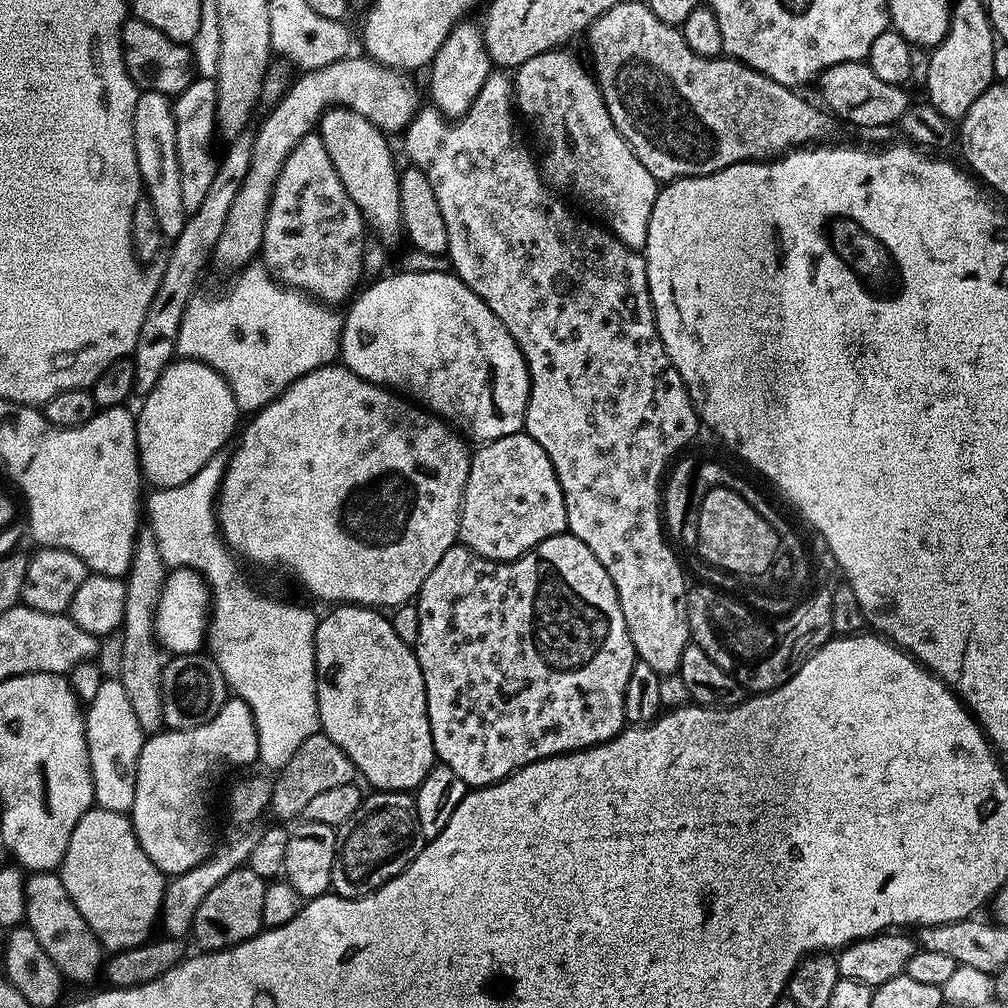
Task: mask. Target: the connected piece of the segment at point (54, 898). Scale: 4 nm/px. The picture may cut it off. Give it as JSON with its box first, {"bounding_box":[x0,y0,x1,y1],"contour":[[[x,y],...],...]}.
{"bounding_box":[24,871,106,984],"contour":[[[55,871],[33,872],[26,879],[26,914],[24,924],[38,937],[42,950],[50,957],[50,962],[58,966],[65,981],[88,984],[95,976],[99,977],[106,953],[100,947],[100,940],[86,926],[86,918],[78,914],[78,906],[66,894],[66,886]]]}

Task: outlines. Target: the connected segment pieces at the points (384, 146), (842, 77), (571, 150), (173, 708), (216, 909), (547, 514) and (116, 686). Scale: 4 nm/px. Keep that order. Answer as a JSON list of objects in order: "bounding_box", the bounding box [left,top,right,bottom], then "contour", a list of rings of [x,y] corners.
[{"bounding_box":[318,106,405,246],"contour":[[[339,106],[328,109],[321,116],[318,135],[330,154],[330,162],[334,162],[334,170],[338,170],[338,178],[342,178],[346,194],[350,194],[354,206],[360,208],[360,215],[364,217],[367,227],[377,232],[373,233],[385,246],[402,240],[405,230],[400,201],[400,172],[392,158],[389,137],[362,118],[362,114]]]},{"bounding_box":[819,60,910,128],"contour":[[[859,60],[830,66],[825,72],[820,73],[819,84],[821,96],[819,99],[823,107],[839,117],[841,121],[849,120],[850,123],[857,124],[860,128],[884,128],[887,124],[895,125],[902,118],[902,114],[906,114],[910,103],[910,97],[904,93],[905,89],[901,85],[882,82],[882,78],[875,76],[874,70],[870,70],[868,63]]]},{"bounding_box":[514,50,658,249],"contour":[[[568,50],[543,52],[514,72],[514,104],[521,117],[529,116],[536,123],[542,139],[548,143],[548,157],[542,160],[542,171],[549,185],[568,184],[568,188],[584,204],[604,215],[603,223],[628,248],[643,249],[648,237],[650,214],[654,210],[658,181],[638,162],[634,150],[618,134],[604,105],[595,75]]]},{"bounding_box":[162,652,230,729],"contour":[[[191,652],[188,656],[173,655],[165,663],[162,678],[162,710],[169,729],[193,728],[210,722],[229,699],[230,689],[211,655]]]},{"bounding_box":[191,866,266,952],"contour":[[[247,866],[234,870],[234,874],[222,878],[222,882],[218,882],[218,886],[206,894],[202,906],[198,906],[198,914],[194,914],[192,923],[191,939],[196,939],[201,949],[220,952],[223,948],[233,948],[254,938],[264,928],[262,898],[266,898],[266,882]]]},{"bounding_box":[459,432,568,562],"contour":[[[515,432],[506,438],[487,441],[483,446],[477,447],[472,456],[472,465],[466,478],[464,499],[460,502],[460,535],[459,543],[472,552],[477,552],[486,560],[503,562],[517,560],[525,556],[532,548],[536,548],[546,538],[559,536],[568,532],[568,519],[566,506],[562,498],[562,486],[554,474],[554,466],[534,442],[527,432]]]},{"bounding_box":[84,678,146,813],"contour":[[[118,678],[105,679],[102,690],[98,690],[96,697],[87,705],[84,729],[88,739],[95,803],[111,812],[131,813],[138,754],[146,733],[142,726],[138,726],[138,714],[134,714],[134,706],[130,706],[130,698],[126,698],[126,690],[122,690],[122,682]]]}]

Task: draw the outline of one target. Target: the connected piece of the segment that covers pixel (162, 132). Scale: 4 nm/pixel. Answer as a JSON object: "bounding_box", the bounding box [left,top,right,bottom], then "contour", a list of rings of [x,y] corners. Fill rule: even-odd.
{"bounding_box":[134,92,186,238],"contour":[[[140,92],[138,102],[134,106],[134,150],[138,158],[140,183],[146,198],[154,206],[154,214],[162,226],[162,234],[166,238],[175,238],[182,234],[182,226],[186,213],[182,206],[182,178],[178,174],[178,130],[174,128],[173,101],[160,92]]]}

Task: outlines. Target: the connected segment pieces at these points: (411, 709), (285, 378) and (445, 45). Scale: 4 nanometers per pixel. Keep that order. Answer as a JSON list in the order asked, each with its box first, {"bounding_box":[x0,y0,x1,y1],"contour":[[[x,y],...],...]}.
[{"bounding_box":[316,605,437,792],"contour":[[[337,605],[332,612],[322,616],[316,625],[316,701],[318,702],[318,718],[320,719],[319,731],[330,738],[354,762],[357,773],[365,776],[373,785],[373,789],[382,792],[412,792],[420,787],[420,783],[426,778],[426,774],[437,763],[434,742],[430,734],[430,718],[426,706],[426,686],[422,678],[420,663],[416,657],[413,645],[402,642],[398,634],[394,634],[392,621],[381,611],[365,605]]]},{"bounding_box":[176,262,344,414],"contour":[[[253,262],[241,268],[231,279],[232,285],[221,296],[197,294],[192,297],[192,301],[188,303],[184,311],[182,326],[178,330],[176,356],[185,360],[197,360],[213,368],[230,386],[237,409],[241,413],[255,414],[266,407],[271,400],[275,400],[276,397],[282,395],[295,380],[302,378],[306,373],[314,371],[315,368],[321,367],[321,365],[333,363],[341,355],[340,337],[344,334],[344,316],[341,313],[336,313],[339,311],[333,310],[329,305],[309,296],[307,292],[297,292],[295,288],[289,288],[281,284],[280,281],[274,280],[264,268],[263,263],[260,262]]]},{"bounding_box":[426,22,494,117],"contour":[[[461,22],[452,28],[442,42],[438,54],[434,54],[428,76],[426,92],[432,95],[431,103],[446,117],[464,116],[466,110],[478,98],[478,90],[486,86],[486,78],[494,70],[492,59],[488,56],[488,48],[484,45],[484,34],[479,23]]]}]

